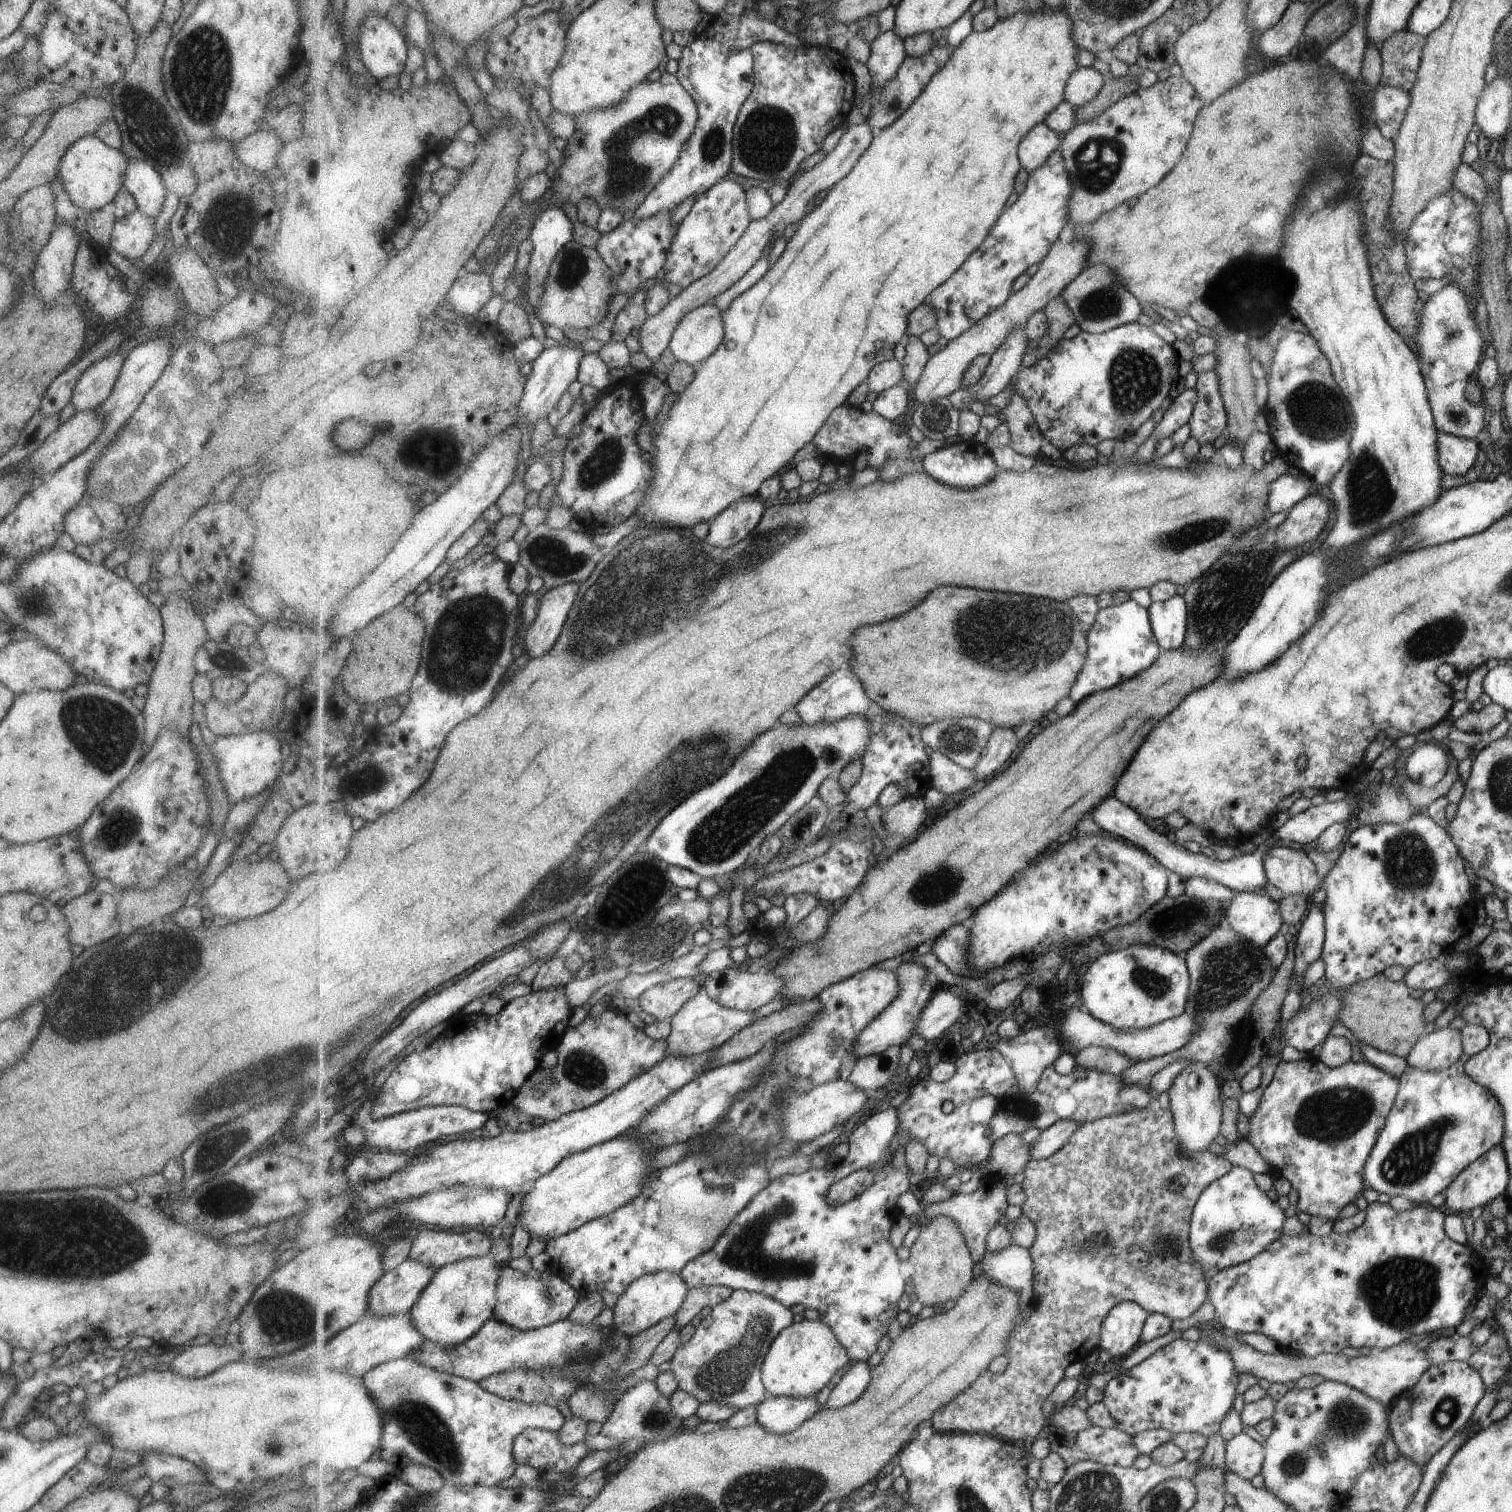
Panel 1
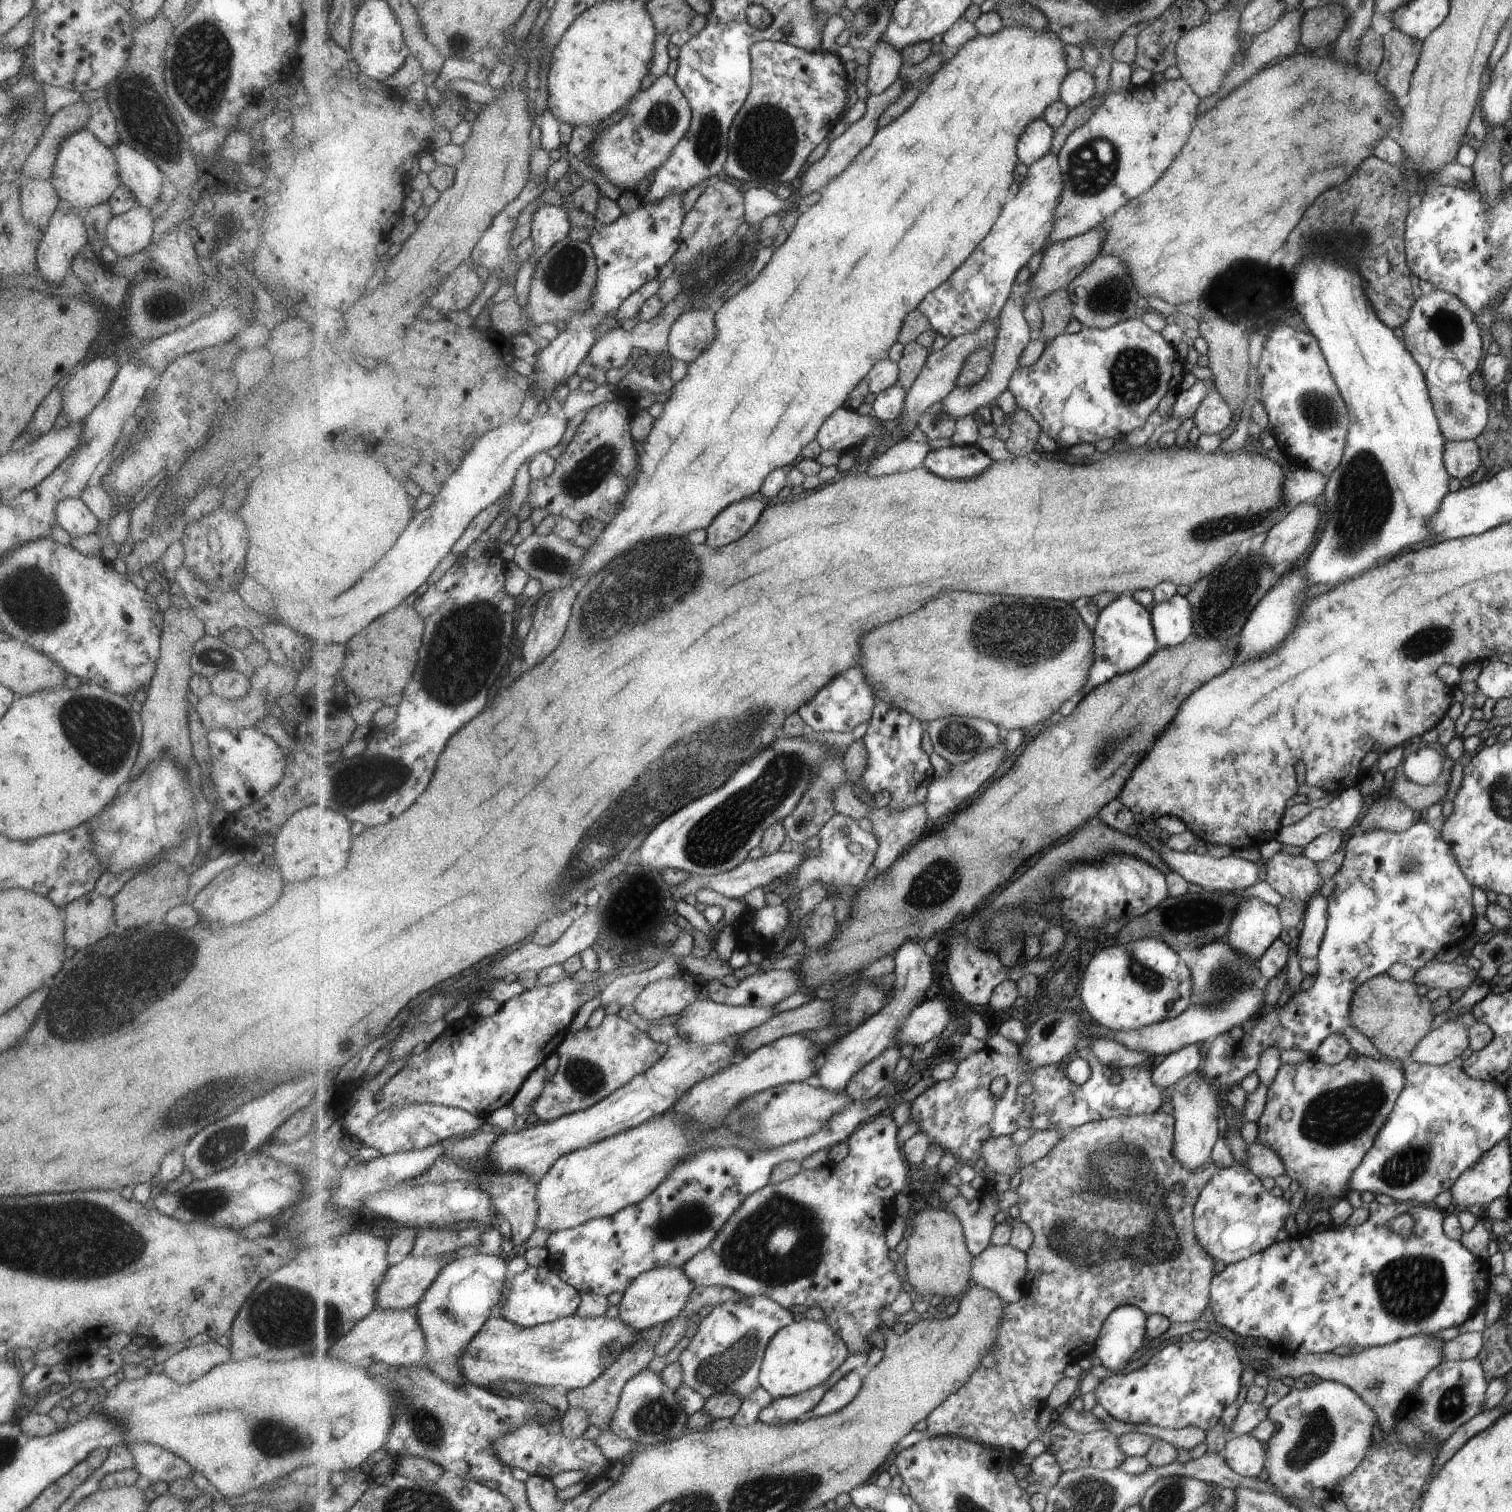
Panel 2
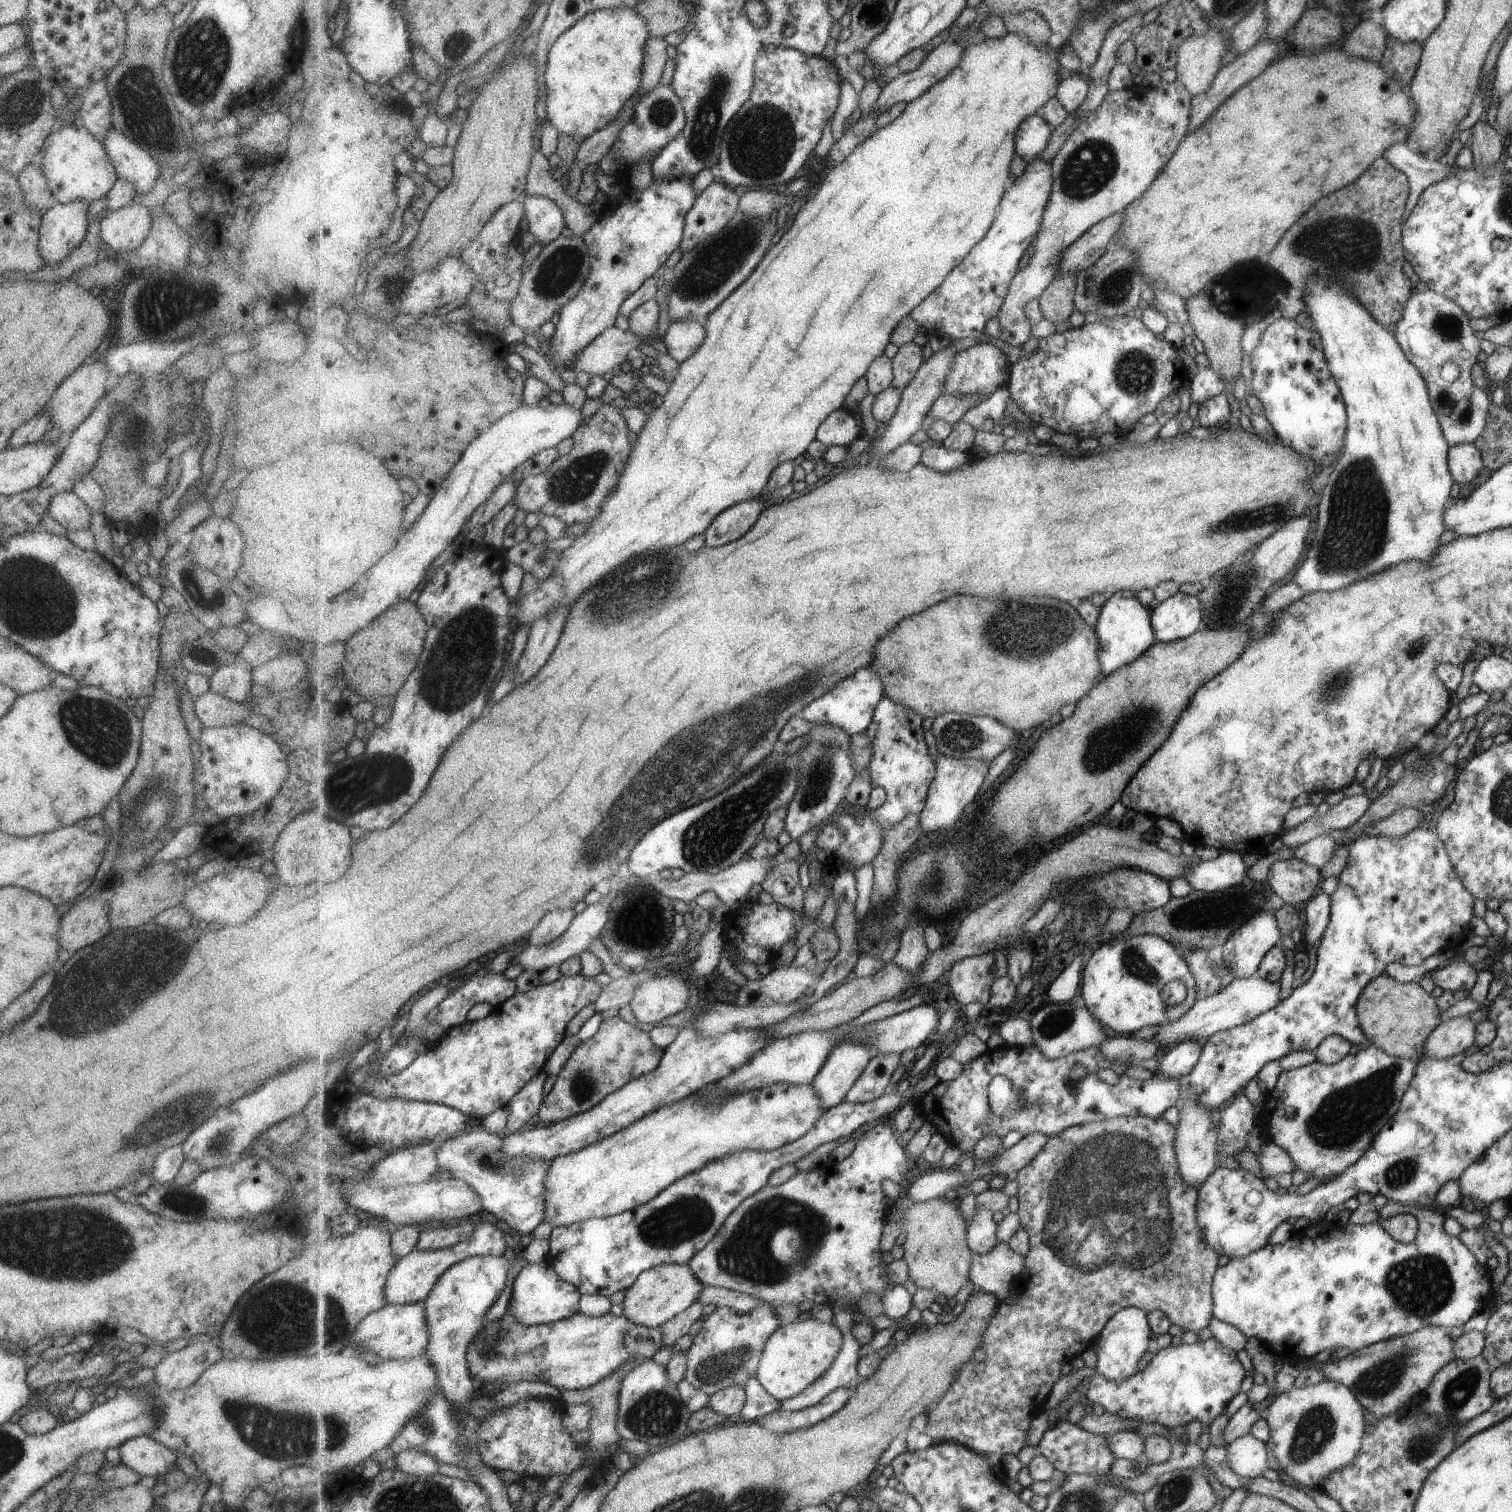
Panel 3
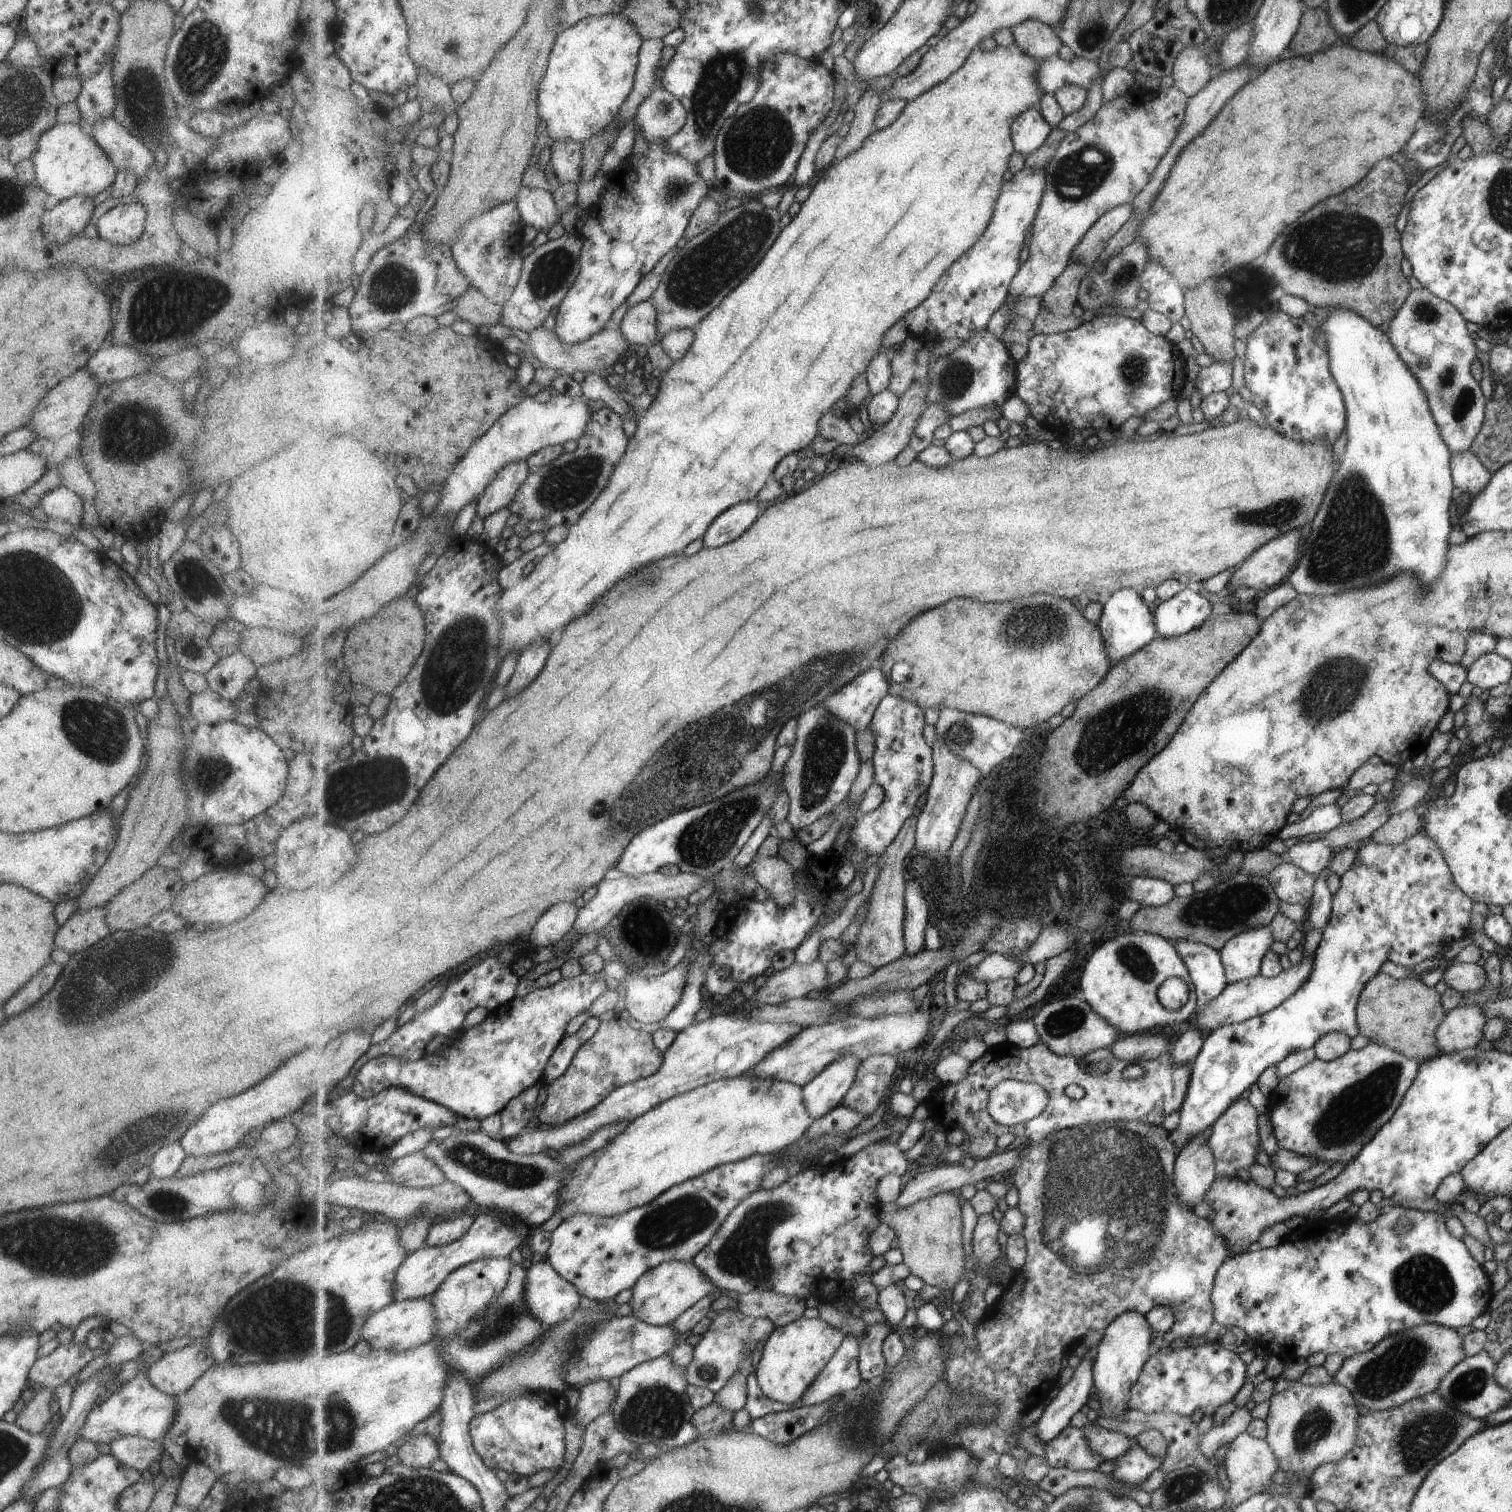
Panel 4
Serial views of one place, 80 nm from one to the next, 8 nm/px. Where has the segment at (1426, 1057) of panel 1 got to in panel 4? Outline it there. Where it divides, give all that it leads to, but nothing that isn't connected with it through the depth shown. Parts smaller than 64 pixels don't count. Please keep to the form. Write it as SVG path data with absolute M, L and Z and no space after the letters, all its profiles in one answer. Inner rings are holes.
M1466 1000L1466 1003L1466 1006L1457 1005L1446 1012L1445 1018L1438 1024L1434 1038L1439 1054L1476 1046L1482 1039L1482 1028L1487 1017L1485 1010L1471 1000Z

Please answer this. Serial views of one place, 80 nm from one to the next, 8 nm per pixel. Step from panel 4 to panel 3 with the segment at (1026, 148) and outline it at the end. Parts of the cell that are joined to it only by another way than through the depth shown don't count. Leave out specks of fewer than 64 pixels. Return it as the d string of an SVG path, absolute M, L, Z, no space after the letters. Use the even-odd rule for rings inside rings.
M1042 112L1027 118L1018 128L1016 136L1016 154L1031 161L1042 154L1050 145L1054 128L1048 123Z

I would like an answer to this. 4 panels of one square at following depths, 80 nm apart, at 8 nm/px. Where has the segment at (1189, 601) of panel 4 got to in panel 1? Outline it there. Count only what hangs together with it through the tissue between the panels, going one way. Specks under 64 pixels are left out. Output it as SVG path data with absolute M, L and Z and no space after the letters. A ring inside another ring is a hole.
M1174 595L1165 602L1151 602L1147 608L1151 618L1151 632L1160 650L1178 648L1183 642L1187 622L1187 608L1181 596Z

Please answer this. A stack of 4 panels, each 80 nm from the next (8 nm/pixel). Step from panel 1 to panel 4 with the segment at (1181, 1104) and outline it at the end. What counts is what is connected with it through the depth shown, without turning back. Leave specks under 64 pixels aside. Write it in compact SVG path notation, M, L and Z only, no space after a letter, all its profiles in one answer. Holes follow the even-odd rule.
M1201 1133L1187 1141L1180 1149L1177 1149L1177 1158L1174 1160L1174 1193L1180 1201L1193 1208L1197 1202L1201 1203L1207 1190L1215 1180L1214 1153L1210 1145L1203 1139Z

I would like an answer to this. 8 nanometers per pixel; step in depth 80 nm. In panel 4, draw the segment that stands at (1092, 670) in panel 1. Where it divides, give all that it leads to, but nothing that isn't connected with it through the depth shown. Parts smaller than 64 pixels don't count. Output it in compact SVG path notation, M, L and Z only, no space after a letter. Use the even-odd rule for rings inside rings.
M1119 590L1113 596L1107 596L1104 602L1102 617L1098 623L1106 640L1106 648L1110 652L1110 661L1117 664L1140 648L1149 644L1155 638L1154 616L1149 614L1149 608L1136 590Z

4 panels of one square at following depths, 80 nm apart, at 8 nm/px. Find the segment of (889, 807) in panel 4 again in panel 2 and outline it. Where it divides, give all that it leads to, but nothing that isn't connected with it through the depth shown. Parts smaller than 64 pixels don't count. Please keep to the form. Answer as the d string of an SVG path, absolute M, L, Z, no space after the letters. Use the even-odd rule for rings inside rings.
M879 700L863 740L869 749L868 767L861 779L862 786L873 798L878 792L891 791L889 807L904 809L925 803L930 784L937 778L929 754L923 750L926 722L888 702ZM837 812L825 824L819 836L821 838L819 851L815 853L815 856L810 855L794 872L794 880L800 890L805 890L817 881L821 881L827 892L833 892L833 894L837 894L845 886L859 888L864 883L869 866L874 864L880 847L878 836L873 830L871 833L859 828L855 820Z

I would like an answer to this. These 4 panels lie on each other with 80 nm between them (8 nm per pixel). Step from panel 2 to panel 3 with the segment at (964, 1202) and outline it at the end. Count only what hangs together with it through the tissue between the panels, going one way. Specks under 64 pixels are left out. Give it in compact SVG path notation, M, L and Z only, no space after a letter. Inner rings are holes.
M979 1204L976 1207L973 1218L967 1223L968 1241L974 1254L982 1255L991 1252L1000 1242L997 1236L999 1223L993 1220L993 1212L989 1209L981 1209Z

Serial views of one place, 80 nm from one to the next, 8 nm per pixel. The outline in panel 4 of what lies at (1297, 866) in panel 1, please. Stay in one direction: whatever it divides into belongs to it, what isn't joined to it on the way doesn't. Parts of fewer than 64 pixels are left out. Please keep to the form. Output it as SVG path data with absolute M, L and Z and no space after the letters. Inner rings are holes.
M1279 863L1267 874L1278 900L1299 903L1304 906L1310 901L1317 875L1310 875L1297 868L1293 863Z

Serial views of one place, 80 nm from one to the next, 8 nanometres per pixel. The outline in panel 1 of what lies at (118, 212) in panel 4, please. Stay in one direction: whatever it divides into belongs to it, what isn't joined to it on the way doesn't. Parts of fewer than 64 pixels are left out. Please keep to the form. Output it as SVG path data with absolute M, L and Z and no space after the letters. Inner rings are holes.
M136 209L128 216L115 220L109 247L131 261L153 248L154 236L153 220Z

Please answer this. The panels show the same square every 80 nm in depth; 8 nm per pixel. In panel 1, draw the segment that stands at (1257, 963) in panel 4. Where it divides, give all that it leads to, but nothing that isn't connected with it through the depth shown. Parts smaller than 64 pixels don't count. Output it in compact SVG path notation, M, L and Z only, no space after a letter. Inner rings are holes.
M1237 892L1225 905L1225 924L1251 948L1262 950L1282 924L1278 902L1265 894Z

